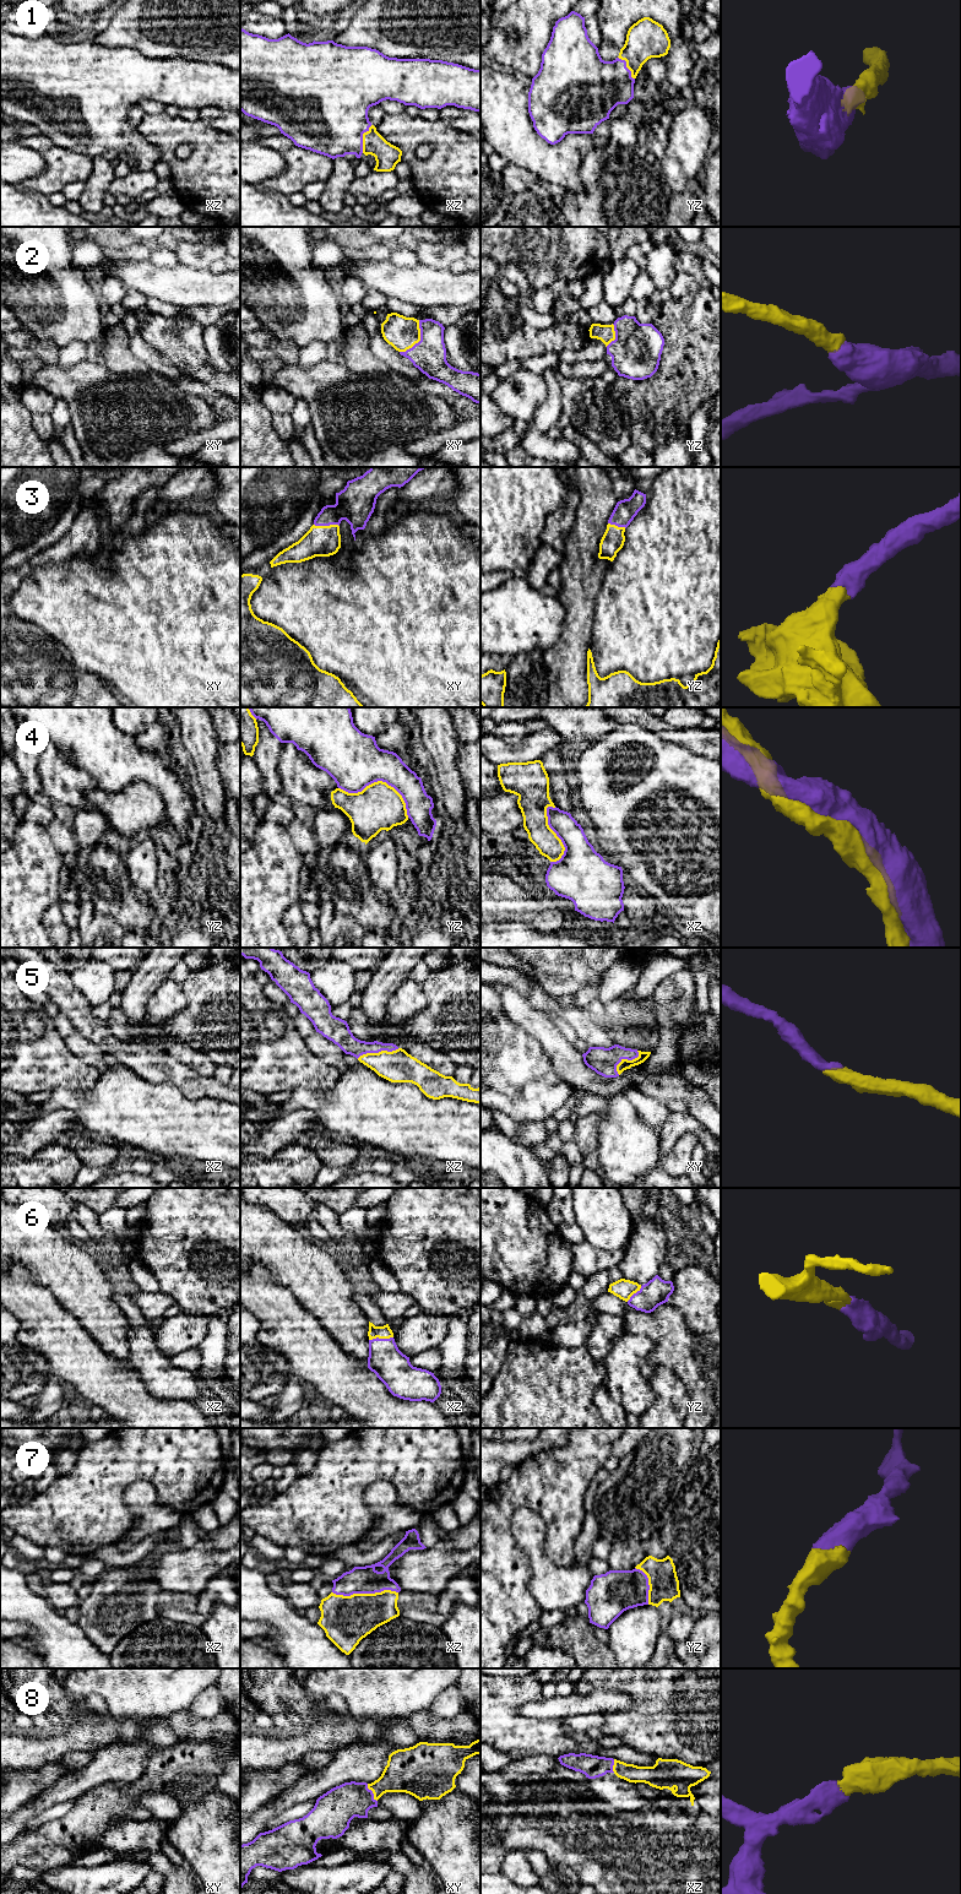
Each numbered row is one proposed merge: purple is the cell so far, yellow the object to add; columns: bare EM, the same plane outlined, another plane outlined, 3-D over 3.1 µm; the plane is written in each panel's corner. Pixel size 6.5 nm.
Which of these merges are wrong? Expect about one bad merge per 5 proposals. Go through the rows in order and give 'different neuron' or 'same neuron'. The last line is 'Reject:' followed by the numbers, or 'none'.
1: same neuron
2: same neuron
3: same neuron
4: same neuron
5: same neuron
6: same neuron
7: same neuron
8: same neuron
Reject: none

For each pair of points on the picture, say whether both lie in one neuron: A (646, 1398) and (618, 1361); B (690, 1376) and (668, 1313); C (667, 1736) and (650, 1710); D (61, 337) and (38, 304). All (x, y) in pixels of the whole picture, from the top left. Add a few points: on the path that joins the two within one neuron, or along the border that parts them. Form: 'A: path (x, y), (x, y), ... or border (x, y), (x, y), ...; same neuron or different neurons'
A: path (638, 1389), (624, 1376), (623, 1369); same neuron
B: path (690, 1360), (672, 1341), (668, 1329); same neuron
C: path (667, 1730), (656, 1716); same neuron
D: path (61, 329), (47, 313); same neuron

